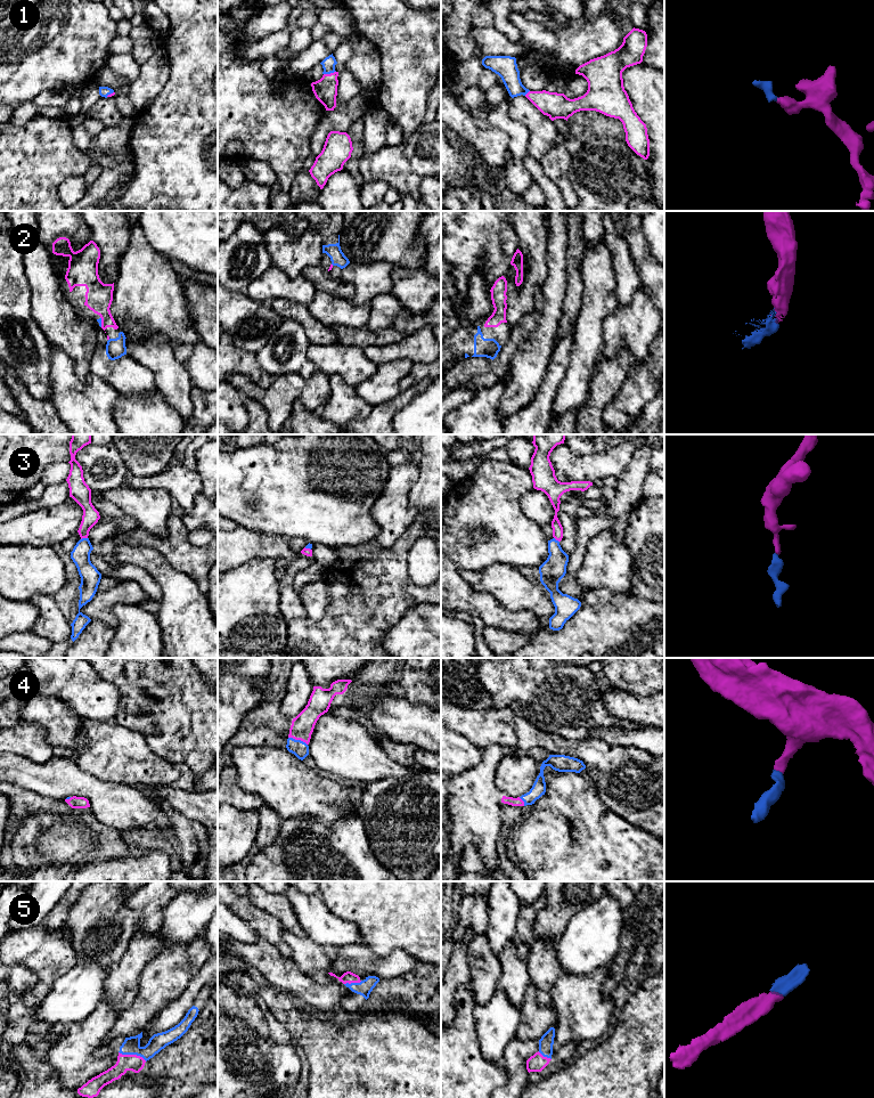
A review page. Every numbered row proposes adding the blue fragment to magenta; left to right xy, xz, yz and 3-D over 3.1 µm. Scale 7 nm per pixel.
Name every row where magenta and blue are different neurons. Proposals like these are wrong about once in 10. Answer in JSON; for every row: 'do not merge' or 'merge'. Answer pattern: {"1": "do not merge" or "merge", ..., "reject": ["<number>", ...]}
{"1": "merge", "2": "merge", "3": "merge", "4": "merge", "5": "merge", "reject": []}

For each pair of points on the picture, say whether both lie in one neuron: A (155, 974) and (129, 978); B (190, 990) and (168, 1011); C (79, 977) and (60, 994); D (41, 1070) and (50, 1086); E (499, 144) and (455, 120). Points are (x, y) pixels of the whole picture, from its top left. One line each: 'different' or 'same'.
A: different
B: same
C: same
D: same
E: same

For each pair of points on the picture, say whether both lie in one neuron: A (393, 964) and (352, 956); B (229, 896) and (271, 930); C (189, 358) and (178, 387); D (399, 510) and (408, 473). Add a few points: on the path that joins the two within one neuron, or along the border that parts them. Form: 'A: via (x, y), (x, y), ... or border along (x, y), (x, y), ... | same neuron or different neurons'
A: via (383, 964), (366, 964), (362, 961) | same neuron
B: via (239, 904), (261, 922) | same neuron
C: border along (173, 347), (176, 359), (186, 369), (193, 384) | different neurons
D: via (399, 501), (400, 482) | same neuron

